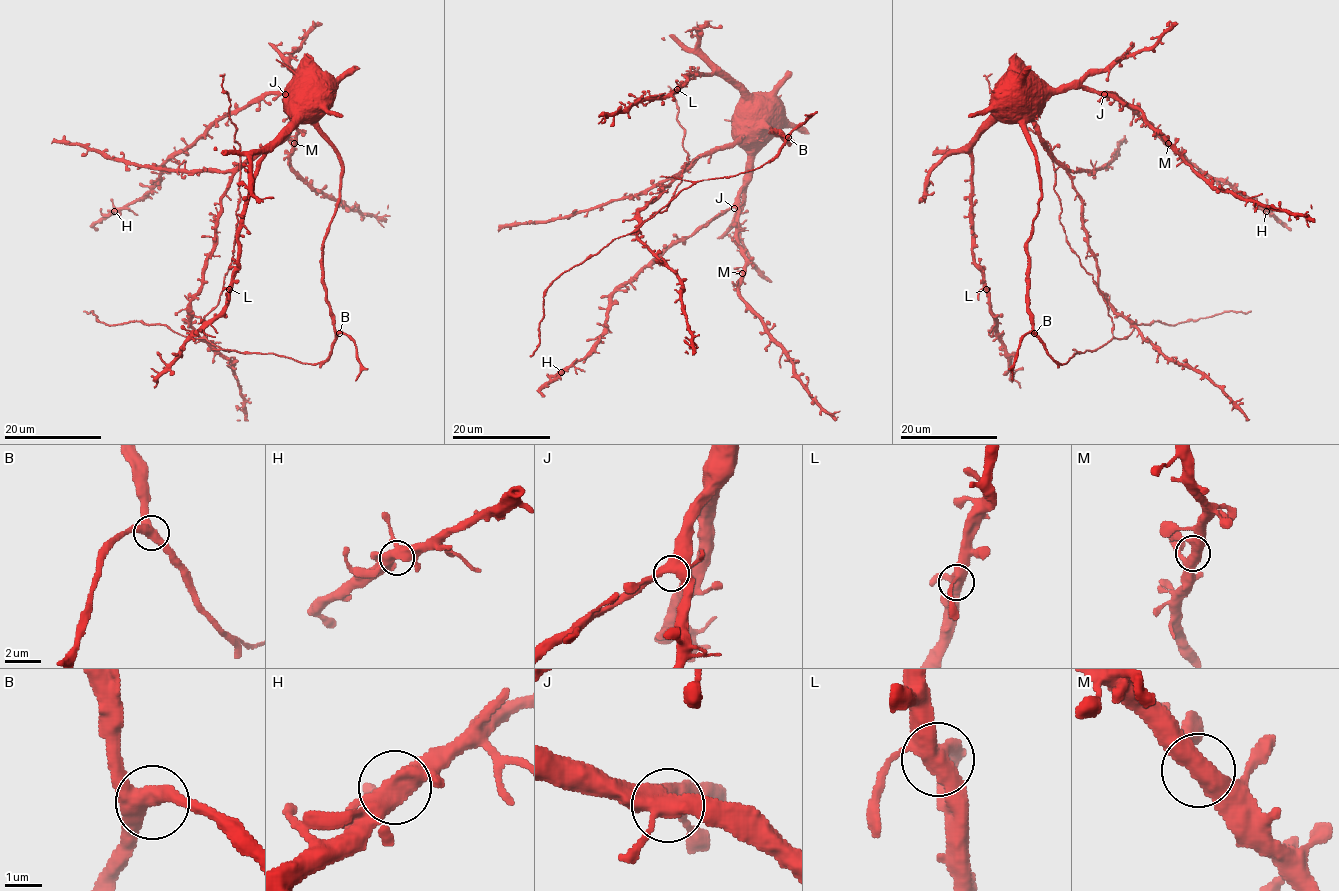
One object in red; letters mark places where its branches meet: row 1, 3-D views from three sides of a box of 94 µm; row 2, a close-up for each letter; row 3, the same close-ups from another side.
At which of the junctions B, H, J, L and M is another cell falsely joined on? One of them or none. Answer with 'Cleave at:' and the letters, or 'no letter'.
Cleave at: no letter

